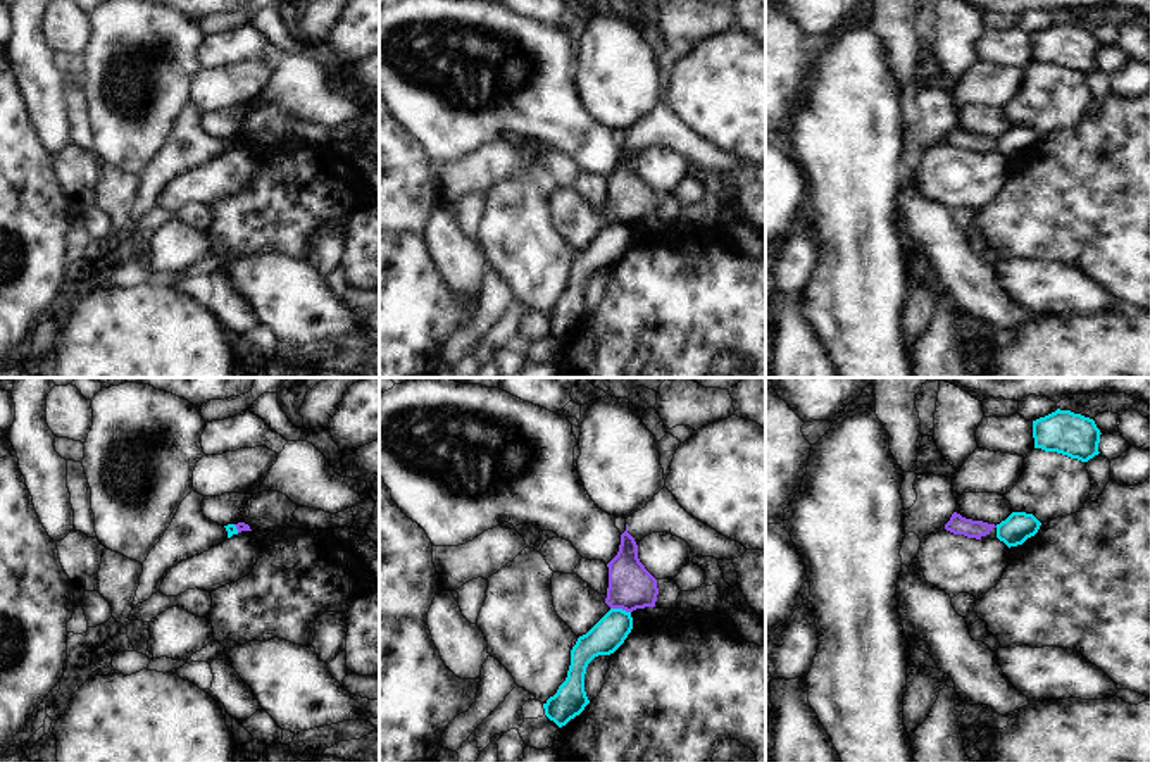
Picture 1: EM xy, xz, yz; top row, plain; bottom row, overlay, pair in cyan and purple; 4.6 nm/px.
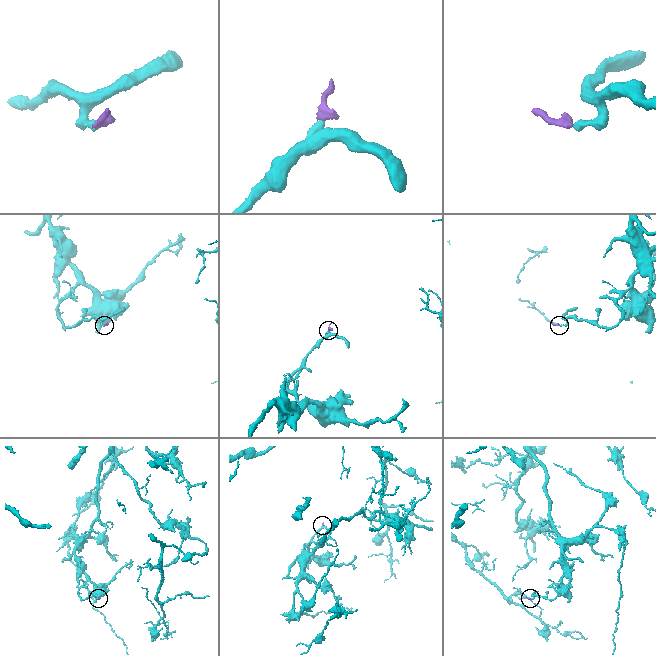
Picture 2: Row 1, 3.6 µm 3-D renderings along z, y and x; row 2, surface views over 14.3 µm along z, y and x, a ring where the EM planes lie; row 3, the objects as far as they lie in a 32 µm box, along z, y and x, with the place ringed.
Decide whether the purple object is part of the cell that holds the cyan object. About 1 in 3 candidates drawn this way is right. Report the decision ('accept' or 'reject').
reject

